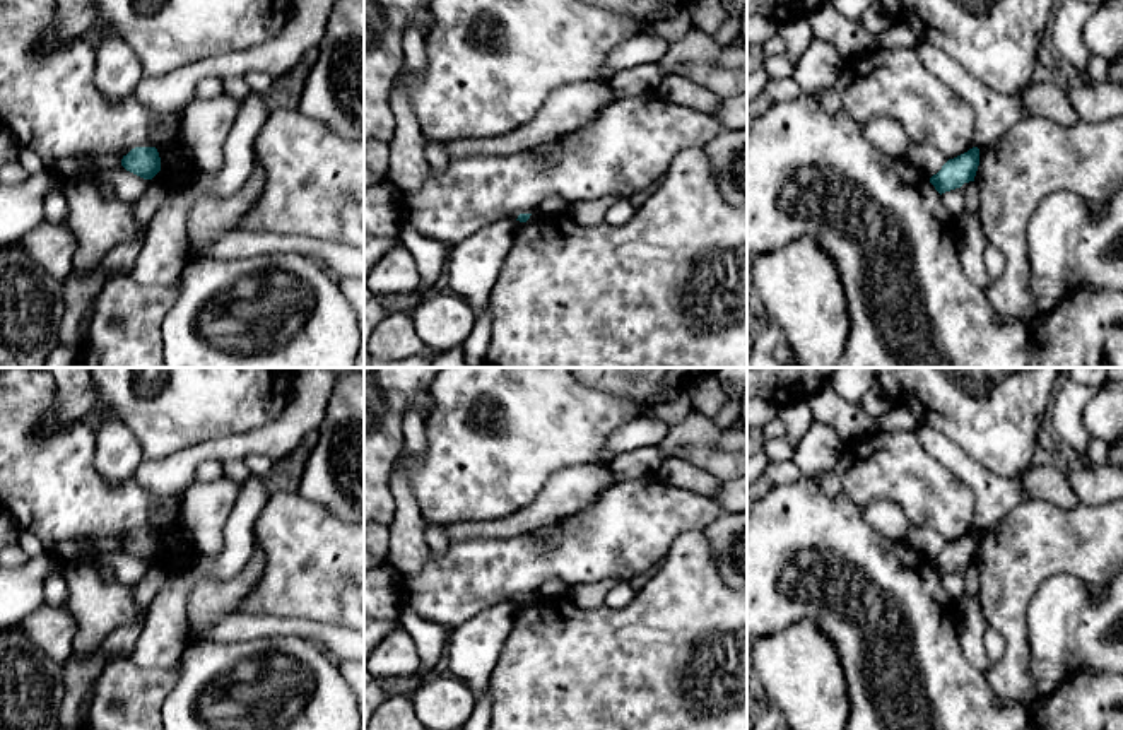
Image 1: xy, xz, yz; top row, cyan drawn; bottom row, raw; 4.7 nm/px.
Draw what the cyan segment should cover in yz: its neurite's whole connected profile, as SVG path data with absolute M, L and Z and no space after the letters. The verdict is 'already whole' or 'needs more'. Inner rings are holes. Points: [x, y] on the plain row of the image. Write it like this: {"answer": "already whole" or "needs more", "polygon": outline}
{"answer": "already whole", "polygon": "M973 530L967 535L949 542L942 552L930 561L930 566L942 578L961 571L964 566L974 564L979 549L979 532Z"}

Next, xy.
{"answer": "already whole", "polygon": "M135 530L123 539L121 549L144 562L152 562L161 554L161 540L156 530Z"}

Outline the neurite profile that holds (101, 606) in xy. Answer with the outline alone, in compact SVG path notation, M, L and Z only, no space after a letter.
M75 559L67 562L65 578L68 585L67 609L79 621L73 658L97 653L111 631L138 617L135 588L115 580L104 580L89 561Z

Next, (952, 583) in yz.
M961 571L945 574L940 580L942 580L944 590L954 602L957 602L964 595L964 578Z

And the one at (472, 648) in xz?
M516 602L494 603L470 621L450 629L444 648L448 672L463 679L477 701L489 687L492 670L520 607Z

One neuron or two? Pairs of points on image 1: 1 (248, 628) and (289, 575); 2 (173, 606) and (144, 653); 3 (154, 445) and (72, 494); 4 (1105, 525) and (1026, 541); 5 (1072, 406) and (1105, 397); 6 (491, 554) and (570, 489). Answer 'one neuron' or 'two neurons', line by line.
1: two neurons
2: one neuron
3: two neurons
4: one neuron
5: two neurons
6: two neurons

